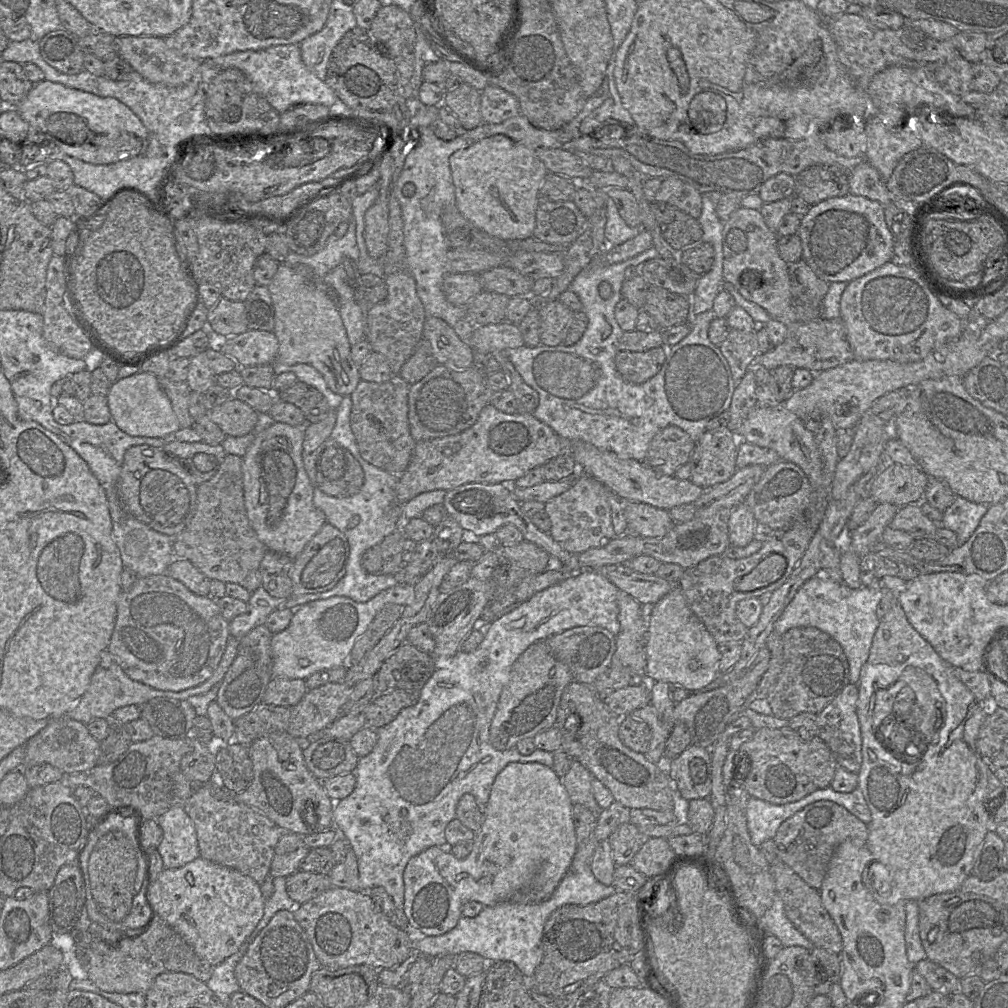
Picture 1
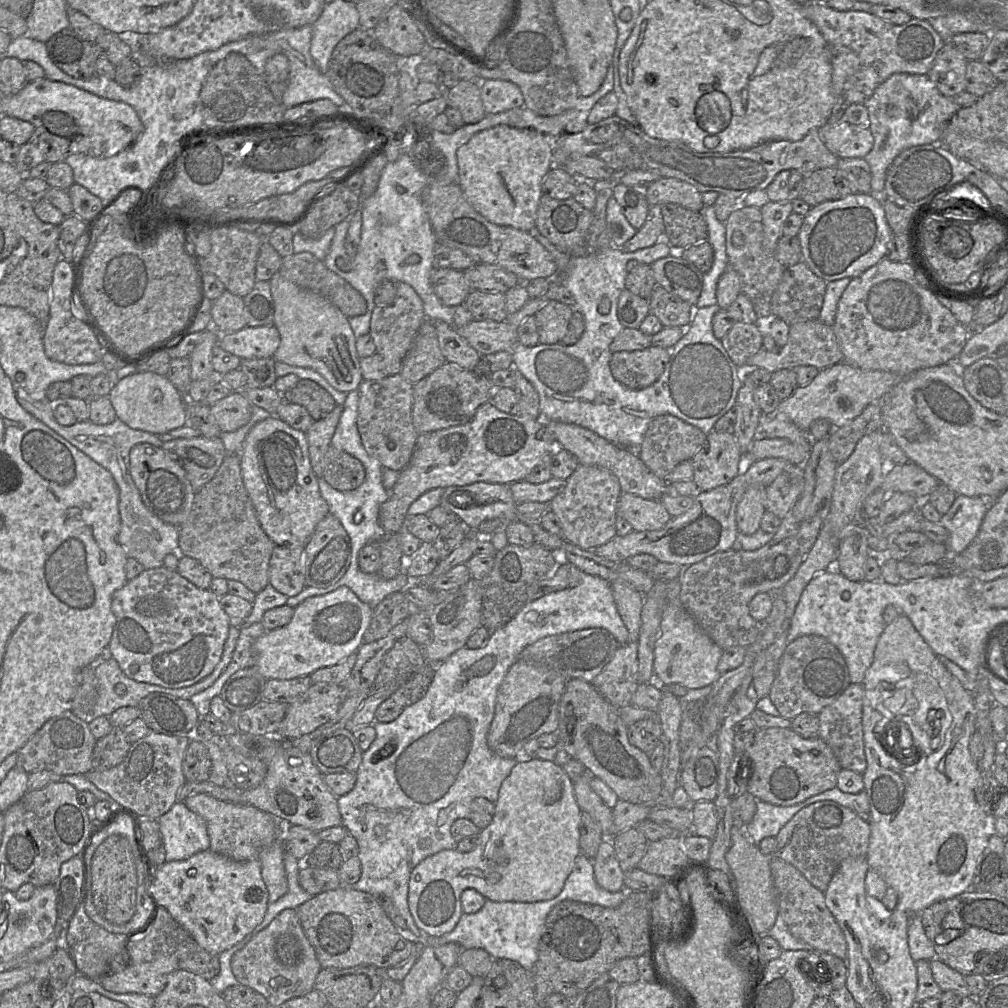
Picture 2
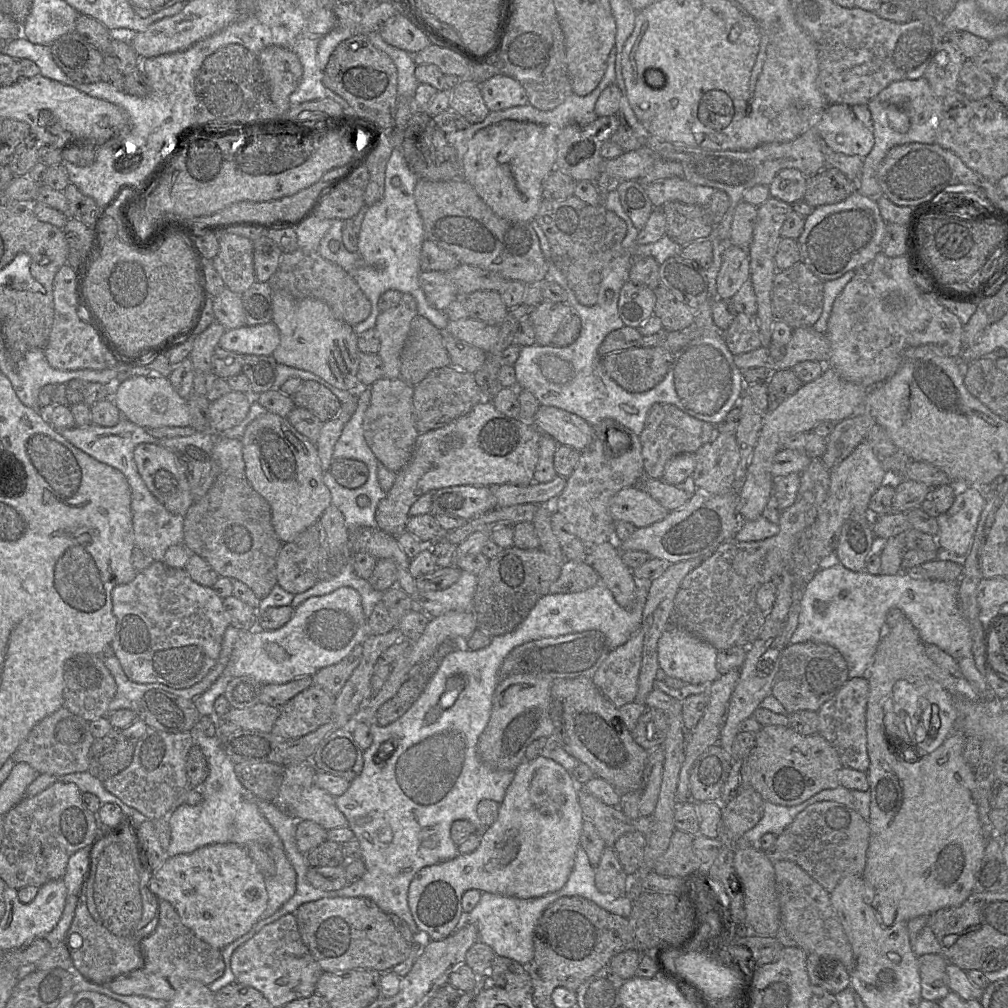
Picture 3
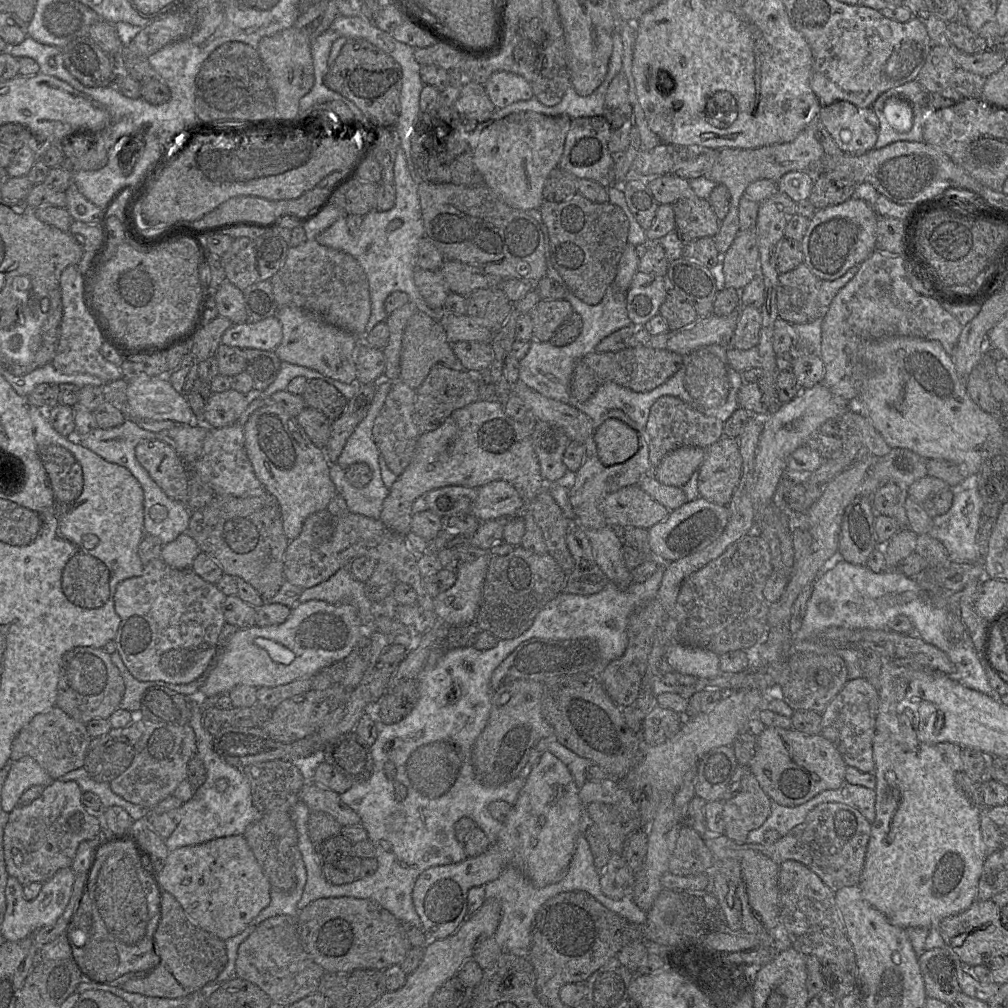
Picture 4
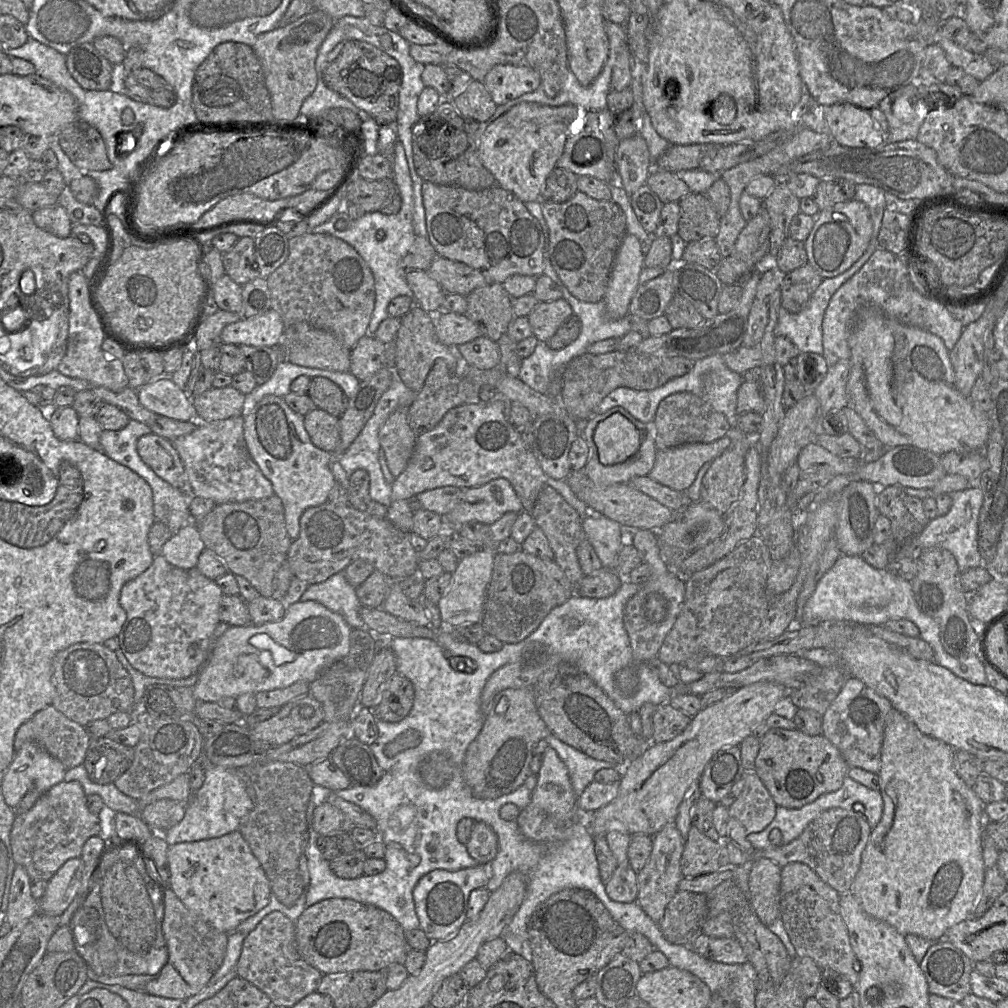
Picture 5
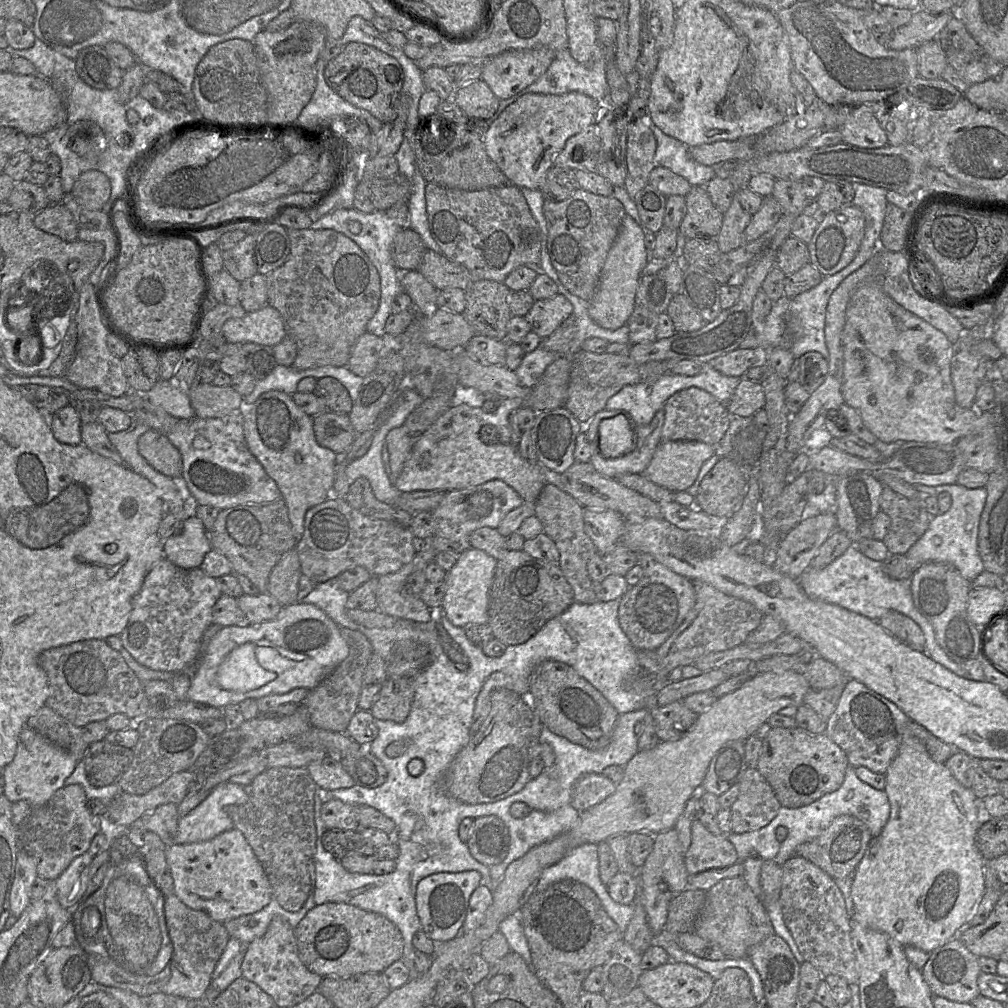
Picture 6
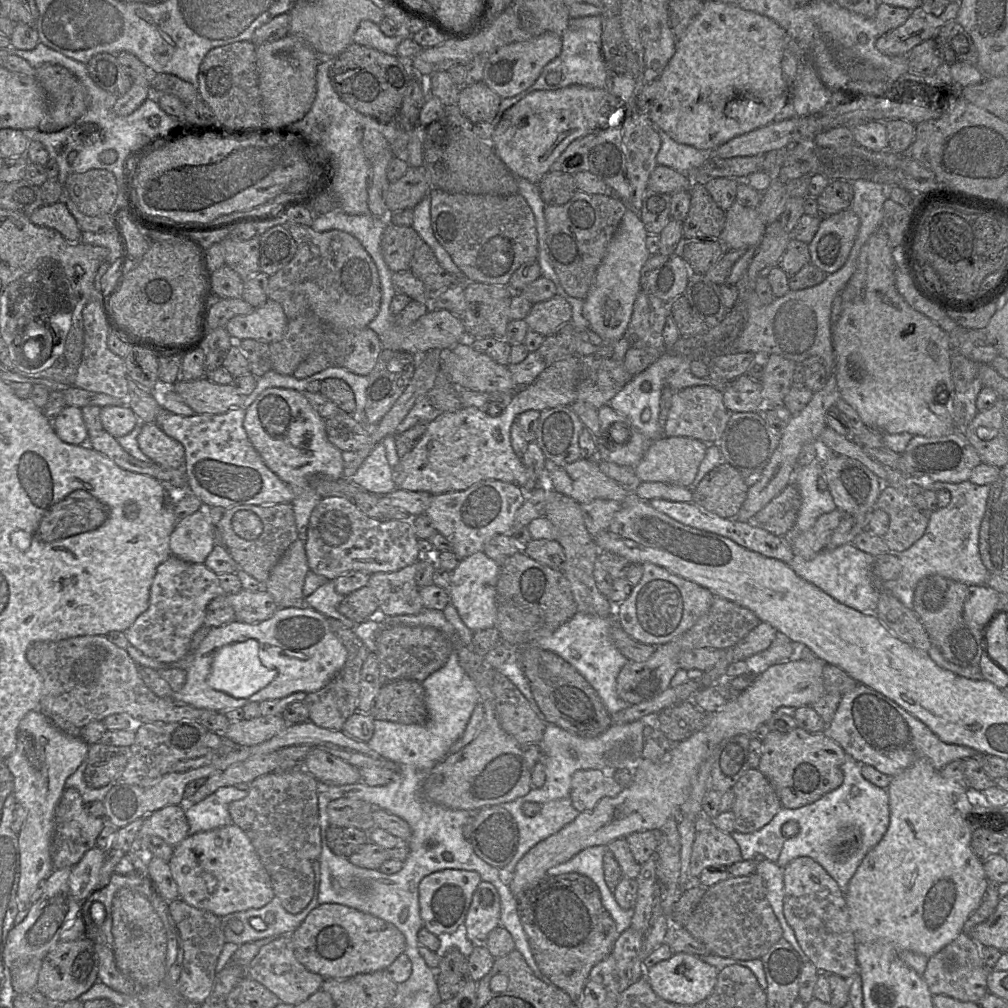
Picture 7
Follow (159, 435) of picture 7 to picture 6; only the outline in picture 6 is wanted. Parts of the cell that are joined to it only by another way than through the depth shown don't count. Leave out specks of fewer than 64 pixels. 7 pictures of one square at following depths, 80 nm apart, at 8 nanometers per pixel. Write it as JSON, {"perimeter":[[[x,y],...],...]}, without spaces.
{"perimeter":[[[149,429],[139,437],[137,447],[140,455],[157,472],[172,479],[180,478],[181,454],[165,434]]]}

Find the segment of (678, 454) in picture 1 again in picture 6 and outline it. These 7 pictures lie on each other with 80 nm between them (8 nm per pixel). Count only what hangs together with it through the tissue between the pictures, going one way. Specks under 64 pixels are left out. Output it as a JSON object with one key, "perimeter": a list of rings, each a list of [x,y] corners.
{"perimeter":[[[697,387],[680,390],[670,396],[663,405],[665,412],[661,430],[661,442],[698,441],[710,445],[719,445],[731,420],[726,404],[720,403],[714,396]]]}

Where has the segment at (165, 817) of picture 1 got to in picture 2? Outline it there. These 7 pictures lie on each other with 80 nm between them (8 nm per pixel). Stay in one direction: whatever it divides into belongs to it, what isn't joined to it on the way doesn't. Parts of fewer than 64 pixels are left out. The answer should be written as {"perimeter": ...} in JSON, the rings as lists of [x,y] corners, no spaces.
{"perimeter":[[[176,802],[158,820],[166,862],[186,860],[209,849],[205,821],[190,811],[184,802]]]}

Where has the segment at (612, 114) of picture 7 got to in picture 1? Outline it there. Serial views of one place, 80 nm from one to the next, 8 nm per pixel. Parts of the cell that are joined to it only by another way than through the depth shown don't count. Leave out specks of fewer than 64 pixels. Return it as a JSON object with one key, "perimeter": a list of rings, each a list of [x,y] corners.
{"perimeter":[[[497,134],[454,152],[449,164],[456,206],[468,221],[506,241],[533,237],[540,187],[548,174],[534,150]]]}

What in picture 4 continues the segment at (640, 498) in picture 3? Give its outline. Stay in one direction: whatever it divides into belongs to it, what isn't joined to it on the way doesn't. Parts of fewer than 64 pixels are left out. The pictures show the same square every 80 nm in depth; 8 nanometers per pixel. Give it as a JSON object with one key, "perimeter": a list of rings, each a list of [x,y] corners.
{"perimeter":[[[631,485],[608,494],[603,500],[602,512],[608,524],[614,528],[649,529],[665,520],[670,510],[639,485]]]}

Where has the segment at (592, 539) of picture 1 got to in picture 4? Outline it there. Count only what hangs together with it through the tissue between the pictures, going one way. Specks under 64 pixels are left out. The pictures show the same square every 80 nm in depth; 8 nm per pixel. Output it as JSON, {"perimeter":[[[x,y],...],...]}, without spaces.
{"perimeter":[[[613,409],[612,413],[601,418],[598,425],[610,418],[619,419],[636,432],[639,439],[639,448],[627,461],[612,466],[605,466],[598,458],[598,451],[596,451],[593,440],[584,442],[585,452],[583,463],[575,474],[568,471],[566,486],[569,489],[569,501],[574,512],[574,520],[585,531],[597,530],[609,525],[602,512],[603,500],[608,494],[626,486],[638,485],[640,480],[652,471],[645,427],[638,425],[620,409]]]}

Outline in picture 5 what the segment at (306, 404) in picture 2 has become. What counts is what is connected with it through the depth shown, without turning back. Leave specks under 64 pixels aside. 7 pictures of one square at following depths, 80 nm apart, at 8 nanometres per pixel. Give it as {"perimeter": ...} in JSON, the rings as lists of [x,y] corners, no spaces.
{"perimeter":[[[325,377],[312,378],[307,395],[317,408],[338,418],[344,414],[349,403],[342,389]]]}

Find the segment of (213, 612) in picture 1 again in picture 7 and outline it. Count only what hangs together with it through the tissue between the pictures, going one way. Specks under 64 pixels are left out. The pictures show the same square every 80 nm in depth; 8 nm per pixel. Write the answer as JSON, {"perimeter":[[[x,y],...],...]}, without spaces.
{"perimeter":[[[170,556],[157,567],[149,607],[124,631],[125,636],[145,656],[159,662],[176,662],[187,654],[193,635],[204,625],[207,605],[220,594],[217,574],[204,563],[190,563]]]}

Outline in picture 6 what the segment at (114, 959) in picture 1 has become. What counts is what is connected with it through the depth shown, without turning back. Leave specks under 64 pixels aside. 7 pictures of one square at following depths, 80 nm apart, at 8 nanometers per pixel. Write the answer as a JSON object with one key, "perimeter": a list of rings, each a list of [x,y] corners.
{"perimeter":[[[174,893],[164,896],[165,919],[169,937],[173,945],[170,962],[171,977],[162,989],[162,993],[187,999],[201,999],[212,982],[211,975],[230,938],[223,923],[212,919],[206,912],[186,906]]]}

